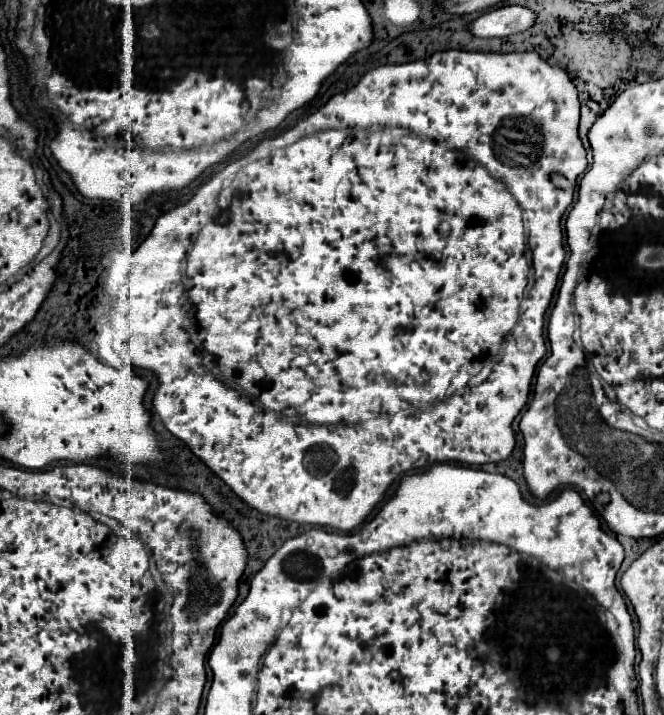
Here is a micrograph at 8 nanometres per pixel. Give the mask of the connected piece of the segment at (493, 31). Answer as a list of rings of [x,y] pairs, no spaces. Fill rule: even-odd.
[[[498,6],[486,10],[468,24],[468,32],[478,38],[504,38],[528,30],[536,14],[524,6]]]

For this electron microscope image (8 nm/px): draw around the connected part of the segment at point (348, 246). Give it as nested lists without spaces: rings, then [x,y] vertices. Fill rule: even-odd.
[[[446,50],[446,52],[436,52],[436,54],[432,54],[432,56],[430,56],[430,58],[424,58],[424,60],[416,60],[416,62],[406,62],[406,64],[386,64],[386,66],[378,66],[378,68],[372,68],[372,70],[368,70],[368,72],[366,72],[366,74],[364,74],[364,76],[362,76],[362,78],[360,78],[360,80],[358,80],[358,82],[356,82],[356,84],[354,84],[354,86],[352,86],[352,88],[350,88],[350,90],[346,90],[346,92],[340,92],[340,94],[334,94],[334,96],[332,96],[332,98],[330,98],[330,100],[328,100],[328,102],[326,102],[326,104],[324,104],[324,106],[322,106],[322,108],[318,108],[318,110],[316,110],[316,112],[312,112],[312,114],[310,114],[310,116],[306,116],[306,118],[302,118],[302,120],[300,120],[300,122],[298,122],[298,124],[296,124],[296,126],[292,126],[292,128],[290,128],[290,130],[286,130],[286,134],[284,134],[284,132],[282,132],[282,134],[280,134],[280,136],[273,136],[273,137],[267,137],[267,138],[265,138],[265,139],[264,139],[264,140],[262,140],[262,142],[259,142],[259,143],[258,143],[258,144],[257,144],[257,145],[256,145],[256,146],[255,146],[255,147],[254,147],[254,148],[253,148],[253,149],[251,149],[251,150],[249,150],[249,151],[248,151],[248,152],[246,152],[246,153],[245,153],[245,154],[244,154],[244,155],[242,155],[242,156],[241,156],[241,157],[239,157],[239,158],[237,158],[237,159],[234,159],[234,160],[232,160],[232,161],[230,161],[230,162],[229,162],[229,163],[228,163],[228,164],[227,164],[227,165],[226,165],[226,166],[225,166],[225,167],[224,167],[224,169],[222,169],[222,170],[221,170],[221,171],[220,171],[220,172],[218,172],[218,173],[216,173],[216,174],[215,174],[215,175],[214,175],[214,176],[212,176],[212,177],[211,177],[211,178],[210,178],[210,180],[208,180],[208,182],[206,182],[206,184],[202,184],[202,186],[200,186],[200,188],[198,188],[198,190],[196,190],[196,194],[194,194],[194,196],[192,196],[192,200],[188,200],[188,202],[186,202],[186,204],[182,204],[182,206],[176,206],[176,208],[172,208],[172,210],[168,210],[168,212],[166,212],[166,214],[162,214],[162,216],[160,216],[160,218],[158,218],[158,220],[156,220],[156,224],[154,224],[154,228],[152,228],[152,232],[150,232],[150,236],[148,236],[148,238],[146,238],[146,240],[144,240],[144,242],[142,242],[142,244],[140,244],[140,246],[138,246],[138,245],[139,245],[139,242],[138,242],[138,238],[127,238],[127,234],[126,234],[126,235],[125,235],[125,233],[126,233],[126,232],[120,232],[120,242],[118,242],[118,246],[116,246],[116,248],[114,248],[114,250],[110,250],[110,252],[108,252],[108,260],[106,260],[106,268],[104,268],[104,274],[102,274],[102,294],[100,294],[100,298],[98,298],[98,304],[100,304],[100,306],[102,306],[102,318],[98,318],[98,320],[96,320],[96,324],[94,324],[94,330],[92,330],[92,334],[94,334],[94,338],[92,338],[92,342],[90,342],[90,344],[92,344],[92,350],[88,350],[88,351],[89,351],[89,352],[90,352],[90,353],[91,353],[91,354],[92,354],[92,355],[93,355],[93,356],[94,356],[94,357],[95,357],[95,358],[96,358],[96,359],[98,359],[98,360],[99,360],[99,361],[100,361],[100,362],[103,362],[103,363],[104,363],[104,364],[109,364],[109,366],[111,366],[111,367],[114,367],[114,368],[117,368],[117,369],[120,369],[120,368],[122,368],[122,366],[124,366],[124,364],[126,364],[126,366],[134,366],[134,368],[142,368],[142,370],[150,370],[150,372],[152,372],[152,374],[156,374],[156,378],[158,378],[158,388],[156,388],[156,390],[154,390],[154,398],[152,398],[152,402],[154,402],[154,408],[156,408],[156,412],[158,412],[158,416],[160,416],[160,418],[162,418],[162,422],[164,422],[164,426],[166,426],[166,428],[168,428],[168,430],[170,430],[170,432],[172,432],[172,434],[174,434],[174,436],[176,436],[176,438],[180,438],[180,440],[182,440],[182,442],[184,442],[184,444],[186,444],[186,446],[188,446],[188,448],[190,448],[190,450],[192,450],[192,454],[196,454],[196,456],[198,456],[198,458],[200,458],[200,460],[202,460],[202,462],[204,462],[204,464],[206,464],[206,466],[208,466],[208,468],[210,468],[210,470],[212,470],[212,472],[214,472],[214,474],[216,474],[216,476],[218,476],[218,478],[220,478],[220,480],[222,480],[222,482],[226,482],[226,484],[228,484],[228,486],[230,486],[230,490],[232,490],[232,492],[234,492],[234,494],[236,494],[236,496],[238,496],[238,498],[240,498],[240,500],[244,500],[244,502],[246,502],[246,504],[248,504],[248,506],[250,506],[250,508],[254,508],[254,510],[258,510],[258,512],[262,512],[262,514],[268,514],[268,516],[276,516],[276,518],[282,518],[282,520],[290,520],[290,522],[298,522],[298,524],[312,524],[312,526],[320,526],[320,528],[330,528],[330,530],[340,530],[340,532],[352,532],[352,530],[354,530],[354,528],[356,528],[356,526],[360,526],[360,524],[362,524],[362,522],[364,522],[364,520],[366,520],[366,518],[368,518],[368,514],[370,514],[370,512],[372,512],[372,510],[374,510],[374,506],[376,506],[376,504],[378,504],[378,502],[380,502],[380,500],[382,500],[382,498],[384,498],[384,492],[386,492],[386,490],[388,490],[388,486],[390,486],[390,484],[392,484],[392,482],[394,482],[394,480],[396,480],[396,478],[398,478],[398,476],[402,476],[402,474],[404,474],[404,472],[412,472],[412,470],[420,470],[420,468],[426,468],[426,466],[430,466],[430,464],[436,464],[436,462],[458,462],[458,464],[468,464],[468,466],[480,466],[480,464],[486,464],[486,462],[500,462],[500,460],[506,460],[506,458],[508,458],[508,456],[510,456],[510,454],[512,454],[512,450],[514,450],[514,432],[512,432],[512,428],[510,428],[510,424],[512,424],[512,420],[514,420],[514,416],[516,416],[516,414],[518,414],[518,412],[520,412],[520,410],[522,410],[522,406],[524,406],[524,404],[526,404],[526,398],[528,398],[528,390],[530,390],[530,382],[532,382],[532,376],[534,376],[534,370],[536,370],[536,364],[538,364],[538,362],[540,362],[540,358],[542,358],[542,356],[544,356],[544,354],[546,354],[546,346],[544,346],[544,338],[542,338],[542,332],[544,332],[544,314],[546,314],[546,310],[548,310],[548,306],[550,306],[550,300],[552,300],[552,294],[554,294],[554,288],[556,288],[556,282],[558,282],[558,274],[560,274],[560,268],[562,268],[562,264],[564,264],[564,260],[566,260],[566,250],[564,250],[564,244],[562,244],[562,228],[560,228],[560,220],[562,220],[562,214],[564,214],[564,212],[566,212],[566,210],[568,210],[568,206],[570,206],[570,204],[572,204],[572,194],[574,194],[574,186],[576,186],[576,180],[578,180],[578,176],[580,176],[580,174],[582,174],[582,172],[584,172],[584,170],[586,170],[586,164],[588,164],[588,162],[586,162],[586,150],[584,150],[584,146],[582,146],[582,142],[580,142],[580,136],[578,136],[578,120],[580,120],[580,102],[578,102],[578,90],[576,90],[576,86],[574,86],[574,82],[572,82],[572,80],[570,80],[570,78],[568,78],[568,74],[566,74],[566,72],[564,72],[564,70],[562,70],[562,68],[560,68],[560,66],[552,66],[552,64],[548,64],[548,62],[546,62],[546,60],[544,60],[544,58],[540,58],[540,56],[538,56],[538,54],[536,54],[536,52],[510,52],[510,54],[502,54],[502,52],[464,52],[464,50]],[[552,172],[560,172],[560,174],[564,174],[564,176],[566,176],[566,178],[568,178],[568,180],[570,180],[570,184],[572,184],[572,186],[570,186],[570,188],[568,188],[568,190],[560,190],[560,188],[556,188],[556,186],[554,186],[554,184],[552,184],[552,182],[550,182],[550,174],[552,174]],[[184,258],[186,258],[186,272],[184,272],[184,276],[182,276],[182,274],[180,274],[180,262],[182,262],[182,260],[184,260]],[[530,266],[534,266],[534,276],[536,276],[536,282],[534,282],[534,288],[532,288],[532,290],[530,290],[530,292],[528,292],[528,298],[526,298],[526,300],[524,300],[524,290],[526,290],[526,286],[528,286],[528,276],[530,276]],[[184,290],[186,290],[186,294],[188,294],[188,296],[186,296],[186,294],[184,294],[184,298],[186,298],[186,300],[190,300],[190,304],[192,304],[192,308],[194,308],[194,310],[196,310],[196,322],[198,322],[198,330],[200,330],[200,334],[198,334],[198,336],[200,336],[200,346],[202,346],[202,350],[204,350],[204,352],[208,352],[208,354],[210,354],[210,356],[212,356],[212,364],[214,364],[214,366],[212,366],[212,368],[208,368],[208,366],[202,366],[202,358],[200,358],[200,352],[198,352],[198,348],[196,348],[196,346],[194,346],[194,344],[192,344],[192,342],[190,342],[190,338],[188,338],[188,334],[186,334],[186,332],[184,332],[184,328],[182,328],[182,320],[184,320],[184,306],[182,306],[182,304],[184,304],[184,298],[182,298],[182,292],[184,292]],[[490,362],[492,362],[492,364],[496,364],[496,362],[498,362],[498,364],[496,364],[496,366],[494,366],[494,370],[492,370],[492,374],[490,374],[490,378],[488,378],[488,380],[486,380],[486,382],[482,382],[482,384],[478,384],[478,386],[472,386],[472,388],[466,388],[466,386],[468,386],[468,382],[470,382],[470,380],[472,380],[472,378],[474,378],[474,376],[476,376],[476,374],[478,374],[478,372],[480,372],[480,370],[482,370],[482,366],[486,366],[486,364],[490,364]]]

